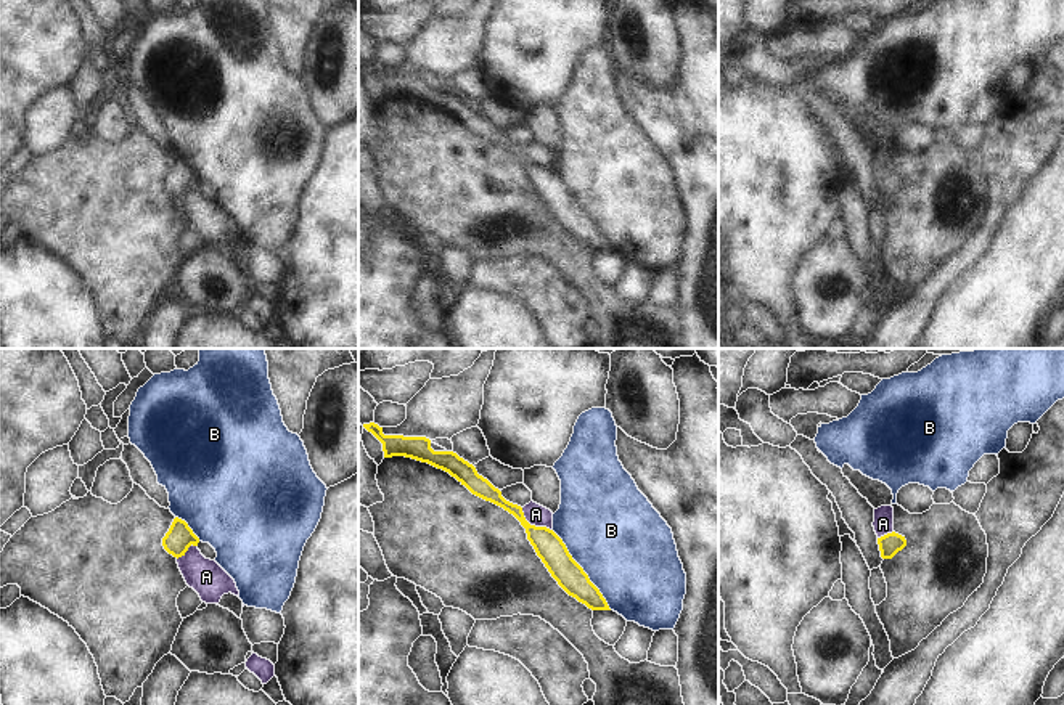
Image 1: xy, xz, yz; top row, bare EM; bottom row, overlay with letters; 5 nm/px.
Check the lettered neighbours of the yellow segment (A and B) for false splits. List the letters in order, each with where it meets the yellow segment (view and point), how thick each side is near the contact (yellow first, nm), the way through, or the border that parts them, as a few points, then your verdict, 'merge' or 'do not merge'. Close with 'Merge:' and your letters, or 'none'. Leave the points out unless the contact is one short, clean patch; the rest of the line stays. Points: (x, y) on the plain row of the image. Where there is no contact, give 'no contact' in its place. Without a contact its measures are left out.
A: meets yellow in xz at (534, 166); 140 nm thick on the yellow side, 110 nm on the other; border along xz (521, 148), (531, 164), (545, 166), (552, 171); do not merge
B: meets yellow in xz at (582, 211); 140 nm thick on the yellow side, 480 nm on the other; do not merge
Merge: none

